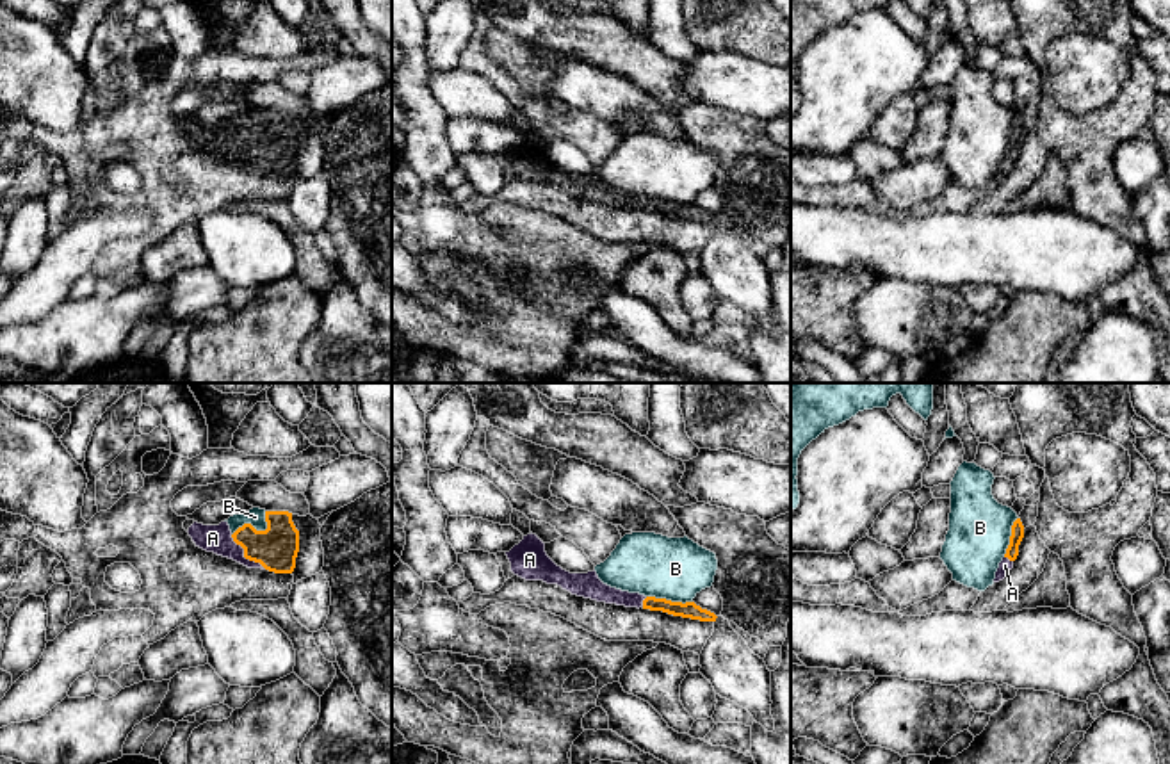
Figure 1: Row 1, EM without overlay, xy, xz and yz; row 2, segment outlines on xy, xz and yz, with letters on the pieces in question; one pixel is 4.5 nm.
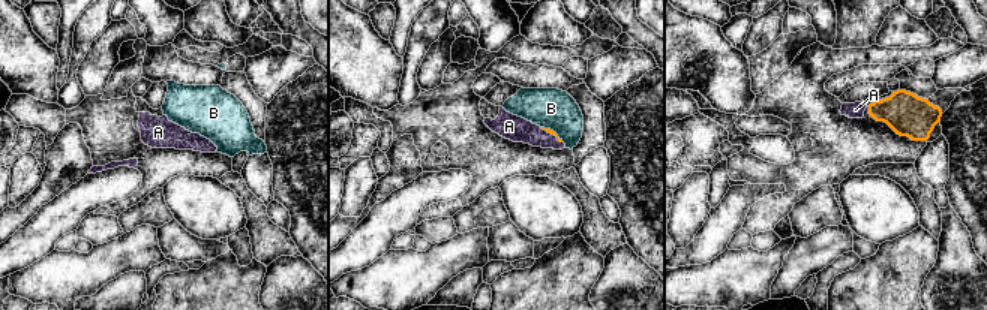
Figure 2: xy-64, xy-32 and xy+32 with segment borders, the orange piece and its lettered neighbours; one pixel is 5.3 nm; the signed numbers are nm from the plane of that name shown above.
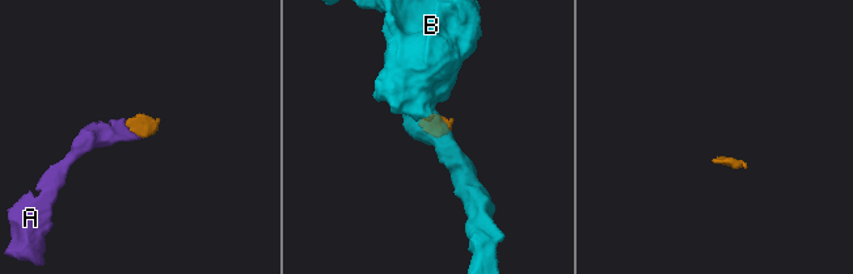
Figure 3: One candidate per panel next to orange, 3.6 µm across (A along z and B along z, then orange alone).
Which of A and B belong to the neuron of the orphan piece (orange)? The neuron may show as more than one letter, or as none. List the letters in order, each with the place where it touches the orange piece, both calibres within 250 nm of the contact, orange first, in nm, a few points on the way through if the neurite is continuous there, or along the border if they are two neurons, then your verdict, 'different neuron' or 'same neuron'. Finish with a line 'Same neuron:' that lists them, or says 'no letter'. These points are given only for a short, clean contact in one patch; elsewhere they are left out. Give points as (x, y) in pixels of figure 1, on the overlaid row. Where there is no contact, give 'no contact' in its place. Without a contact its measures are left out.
A: xy (244, 556) | 200/130 nm | across xy (276, 547), (251, 549), (244, 556), (234, 545), (212, 538) | same neuron
B: xy (255, 529) | 200/80 nm | along xy (266, 512), (264, 529), (243, 524), (232, 535) | different neuron
Same neuron: A

